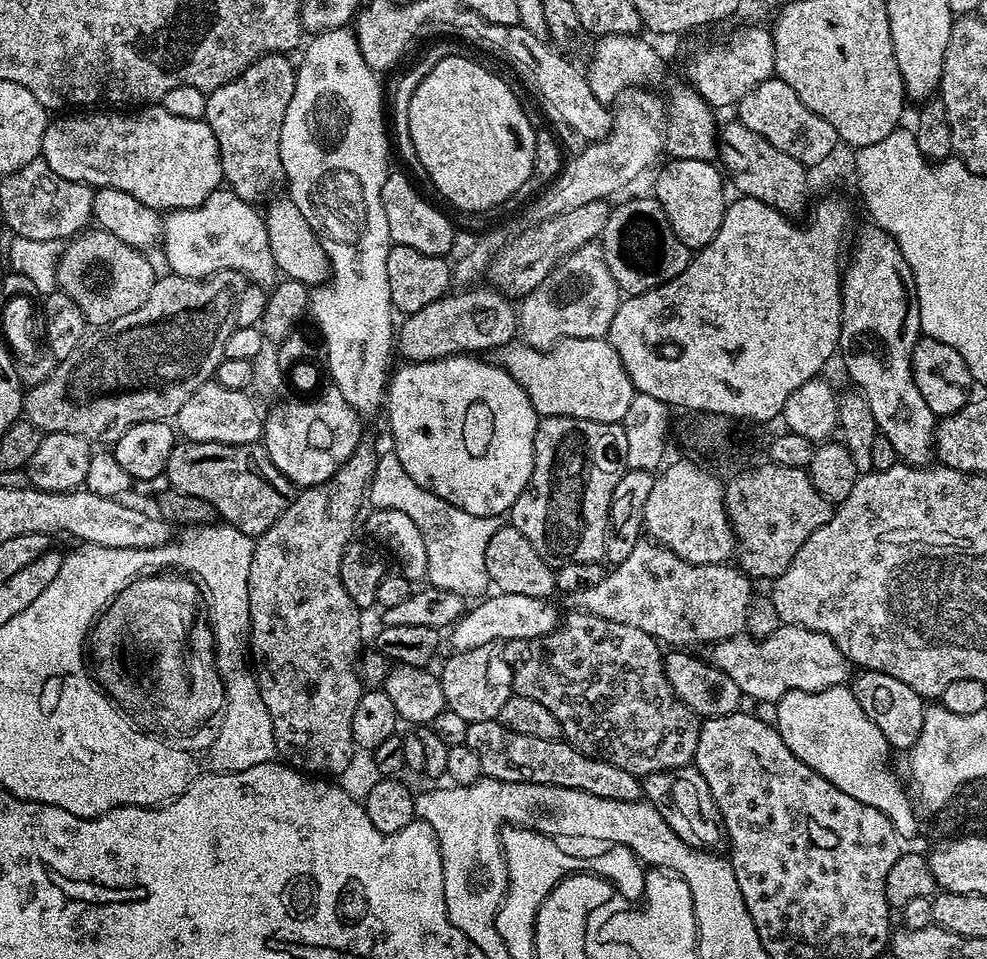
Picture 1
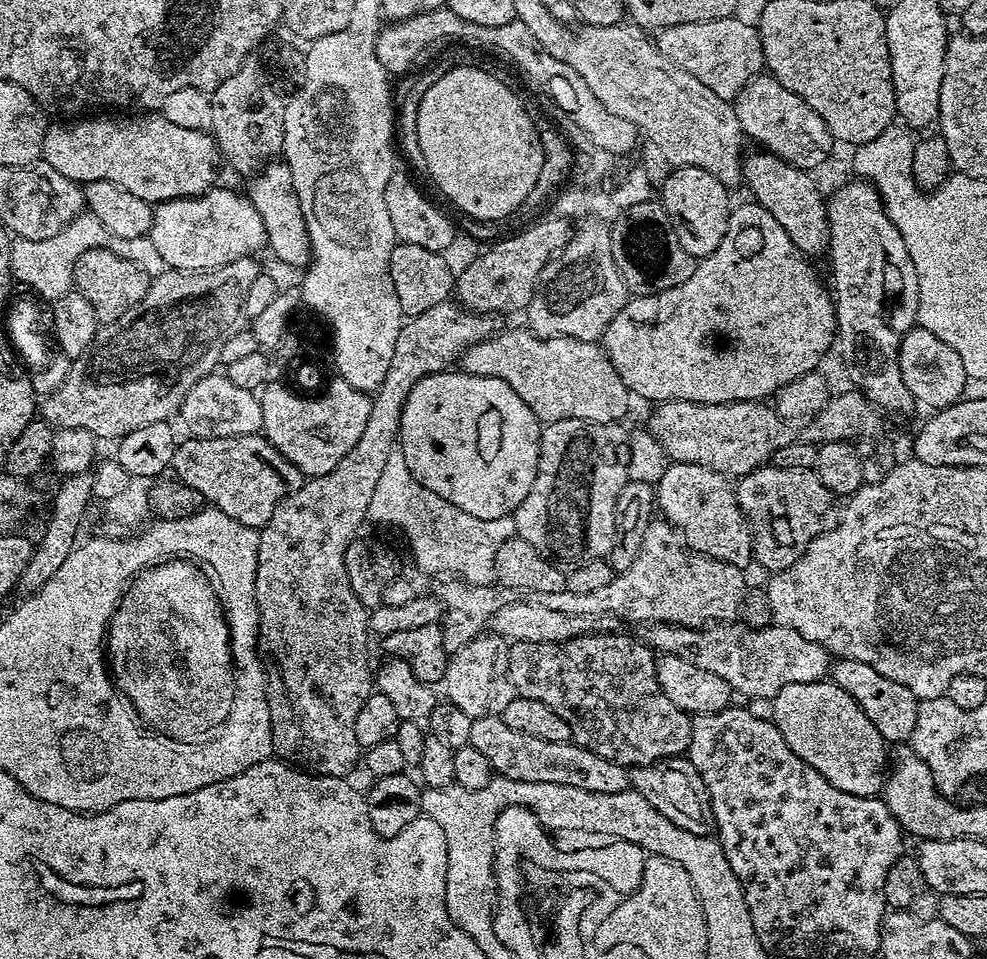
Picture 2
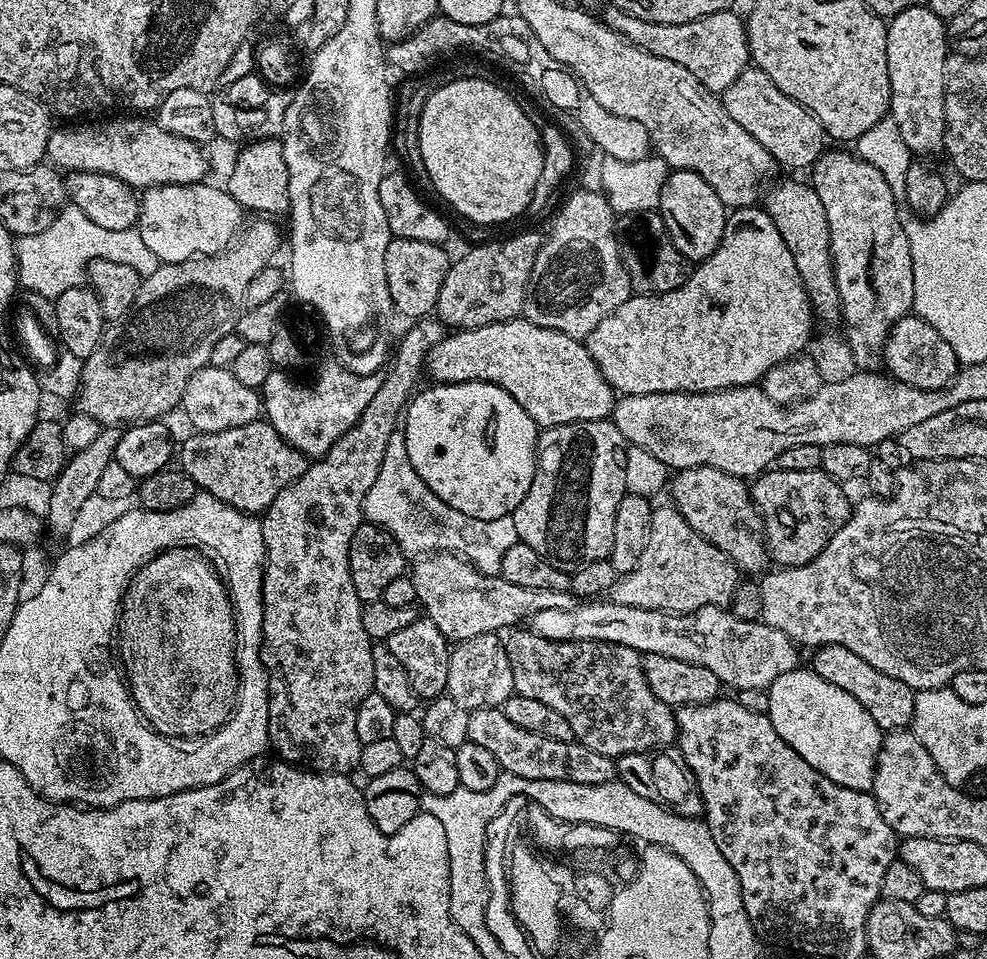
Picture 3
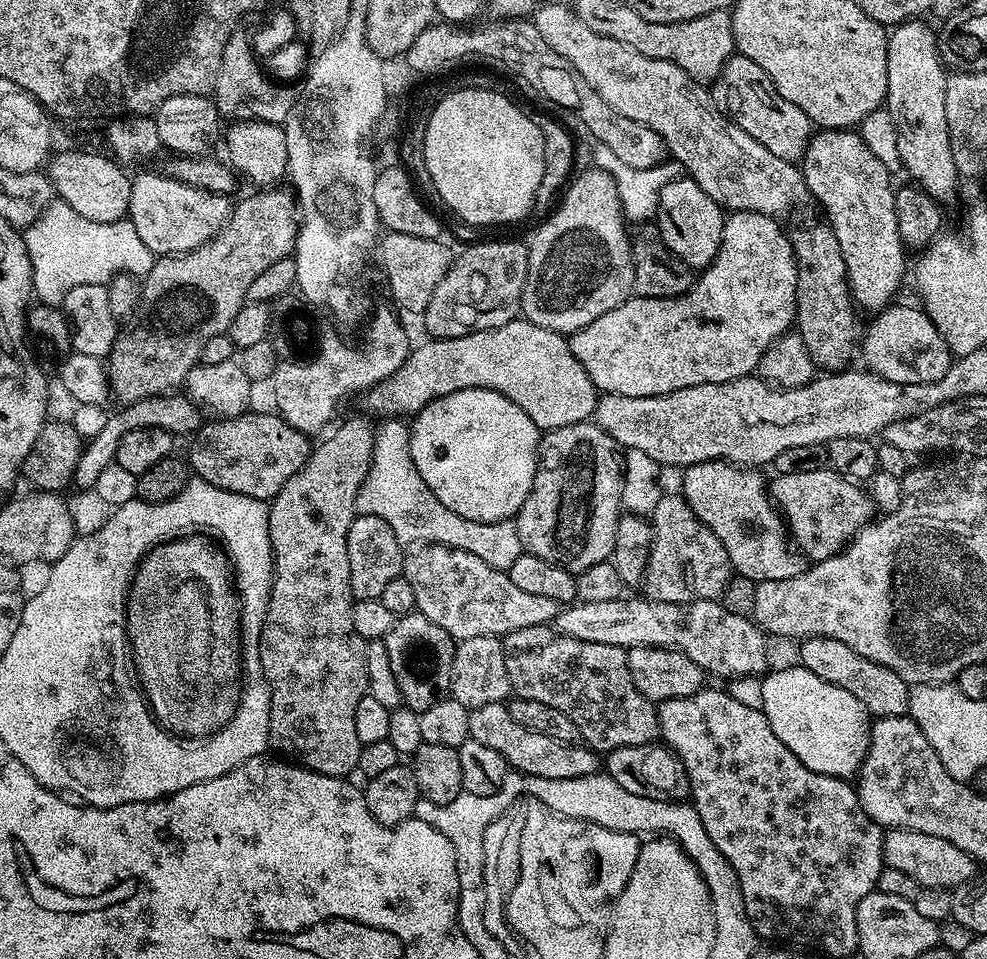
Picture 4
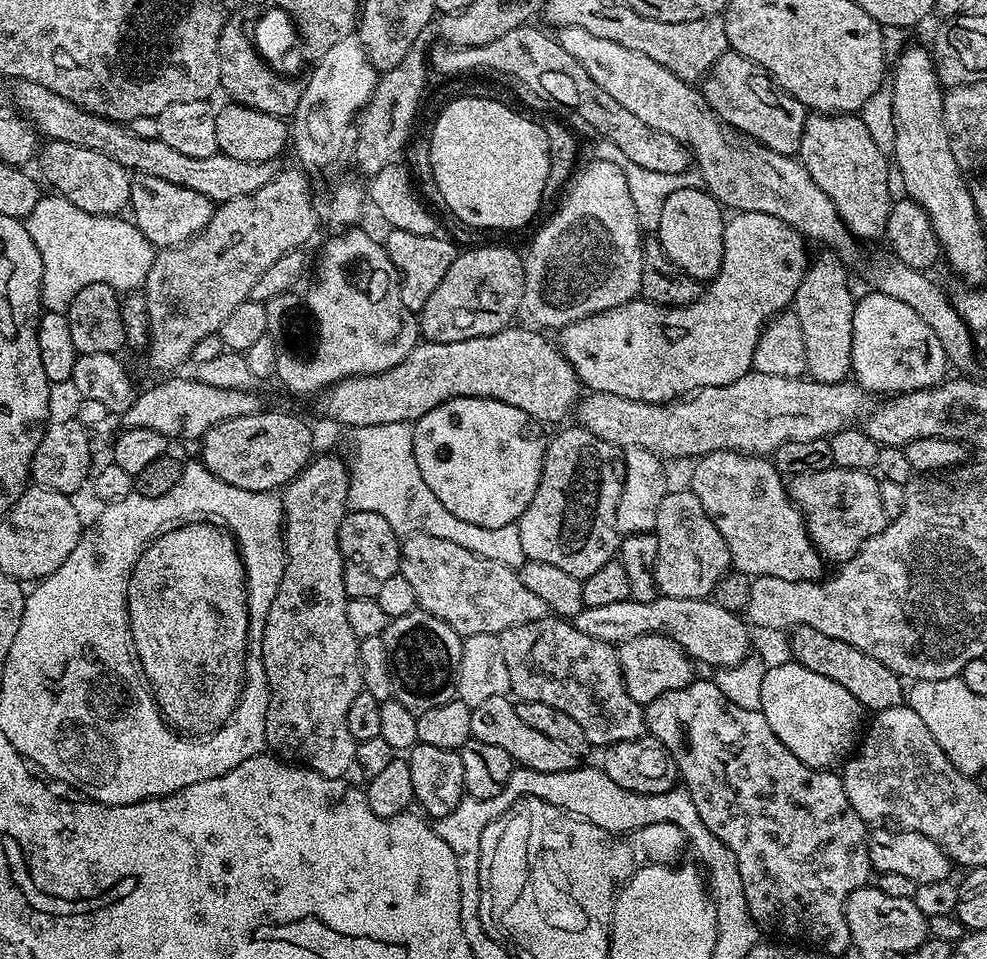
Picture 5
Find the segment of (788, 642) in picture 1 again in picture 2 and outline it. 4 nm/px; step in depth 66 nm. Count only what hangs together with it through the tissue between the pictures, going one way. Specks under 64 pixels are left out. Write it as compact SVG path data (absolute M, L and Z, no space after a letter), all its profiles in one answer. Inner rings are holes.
M648 622L643 625L642 639L649 648L657 653L669 652L678 658L686 658L686 662L694 662L694 666L702 666L702 670L711 670L723 678L733 693L744 695L744 698L774 697L782 686L794 682L814 682L823 680L830 672L830 654L818 642L810 642L810 638L802 638L798 630L769 626L766 628L747 628L739 622L713 622L702 628L687 628L681 624L662 624Z

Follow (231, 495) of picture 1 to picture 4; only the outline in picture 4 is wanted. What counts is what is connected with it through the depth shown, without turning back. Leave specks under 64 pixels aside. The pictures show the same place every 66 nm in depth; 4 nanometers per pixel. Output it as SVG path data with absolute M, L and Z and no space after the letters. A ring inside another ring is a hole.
M249 410L243 416L216 418L208 423L191 437L192 449L186 455L191 471L210 486L246 494L246 498L271 501L284 483L306 466L314 447L305 433L294 430L272 410Z

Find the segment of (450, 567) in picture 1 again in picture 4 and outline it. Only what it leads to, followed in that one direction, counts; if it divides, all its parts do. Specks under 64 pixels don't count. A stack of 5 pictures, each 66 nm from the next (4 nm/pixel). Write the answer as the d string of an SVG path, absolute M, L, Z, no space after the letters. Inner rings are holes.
M388 418L381 424L384 425L376 428L370 470L356 499L357 513L382 518L382 522L394 530L394 534L405 546L441 544L478 554L482 562L495 568L507 570L514 566L514 558L518 558L522 551L515 519L489 524L470 522L470 518L462 518L462 514L446 510L446 506L434 498L430 486L422 482L422 474L418 474L418 466L414 466L414 458L410 458L411 427L400 418Z

